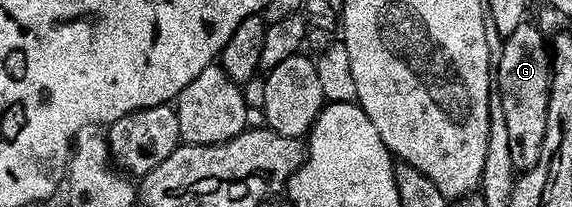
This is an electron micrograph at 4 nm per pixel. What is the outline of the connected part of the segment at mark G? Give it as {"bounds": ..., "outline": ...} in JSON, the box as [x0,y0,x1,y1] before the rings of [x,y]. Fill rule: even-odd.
{"bounds":[496,22,552,173],"outline":[[[527,22],[516,34],[505,37],[502,54],[496,60],[496,96],[504,102],[508,118],[508,139],[512,141],[512,162],[519,173],[531,172],[540,162],[544,134],[548,130],[548,106],[552,79],[552,52],[548,40],[533,22]]]}

